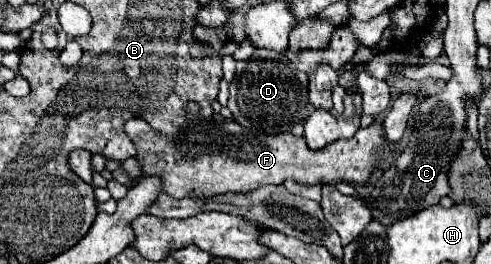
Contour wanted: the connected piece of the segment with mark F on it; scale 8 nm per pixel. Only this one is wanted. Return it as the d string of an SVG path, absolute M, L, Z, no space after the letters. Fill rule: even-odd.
M136 117L126 121L126 135L136 145L136 159L140 163L140 177L128 175L124 169L112 171L112 177L130 187L142 177L160 177L162 191L174 199L206 197L220 193L246 193L262 185L282 185L286 179L294 179L300 185L316 183L364 183L376 169L376 163L394 153L394 147L386 141L380 121L366 129L358 129L354 137L340 139L326 145L320 151L312 151L304 137L292 133L264 135L254 133L228 119L218 123L214 119L188 121L174 137L160 135L144 119Z

